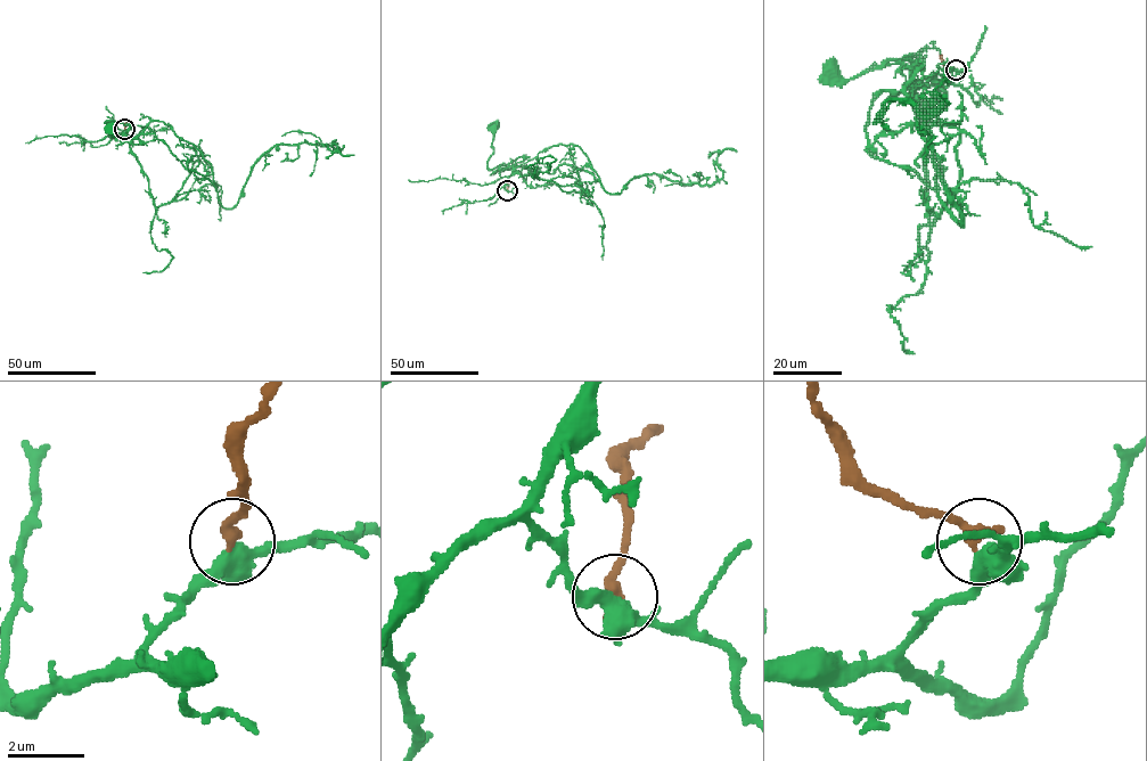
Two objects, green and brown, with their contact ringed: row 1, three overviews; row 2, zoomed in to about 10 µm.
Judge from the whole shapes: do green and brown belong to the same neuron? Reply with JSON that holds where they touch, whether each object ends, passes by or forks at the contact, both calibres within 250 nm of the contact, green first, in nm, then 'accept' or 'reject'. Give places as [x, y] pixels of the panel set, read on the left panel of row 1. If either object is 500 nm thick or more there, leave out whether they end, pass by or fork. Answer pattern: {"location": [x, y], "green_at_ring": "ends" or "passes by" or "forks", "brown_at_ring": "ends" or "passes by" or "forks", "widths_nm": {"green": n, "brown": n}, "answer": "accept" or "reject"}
{"location": [124, 129], "widths_nm": {"green": 500, "brown": 360}, "answer": "accept"}

